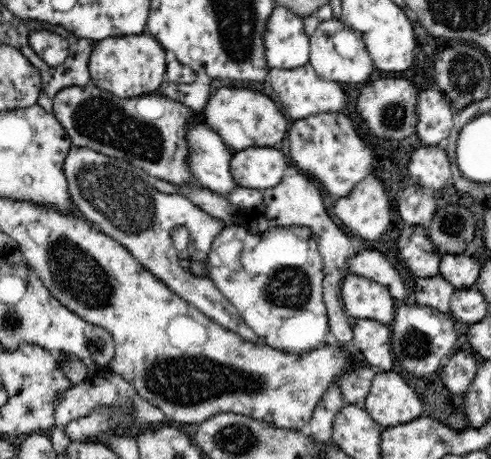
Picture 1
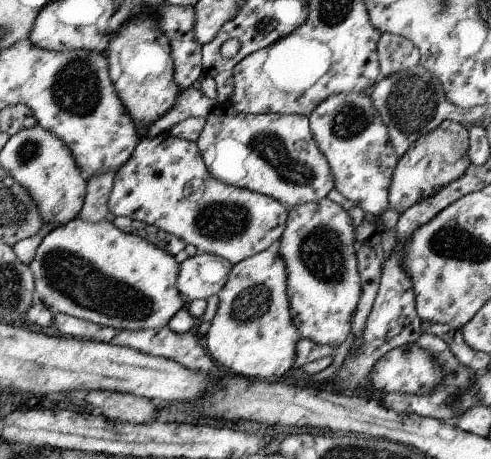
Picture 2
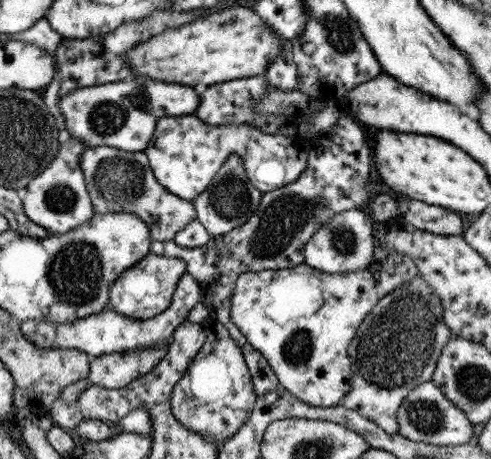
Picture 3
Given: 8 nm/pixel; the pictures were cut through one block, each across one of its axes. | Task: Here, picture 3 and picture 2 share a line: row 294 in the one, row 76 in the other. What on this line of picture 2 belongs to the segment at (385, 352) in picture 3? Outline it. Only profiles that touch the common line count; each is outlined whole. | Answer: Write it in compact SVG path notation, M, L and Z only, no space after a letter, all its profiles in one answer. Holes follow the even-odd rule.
M415 64L413 68L385 76L381 82L377 82L371 88L369 98L373 102L373 108L381 116L381 122L387 126L387 134L395 148L397 158L401 158L405 150L413 146L413 142L435 130L441 122L451 120L461 124L461 116L463 116L463 108L447 100L443 92L443 84L423 64Z

